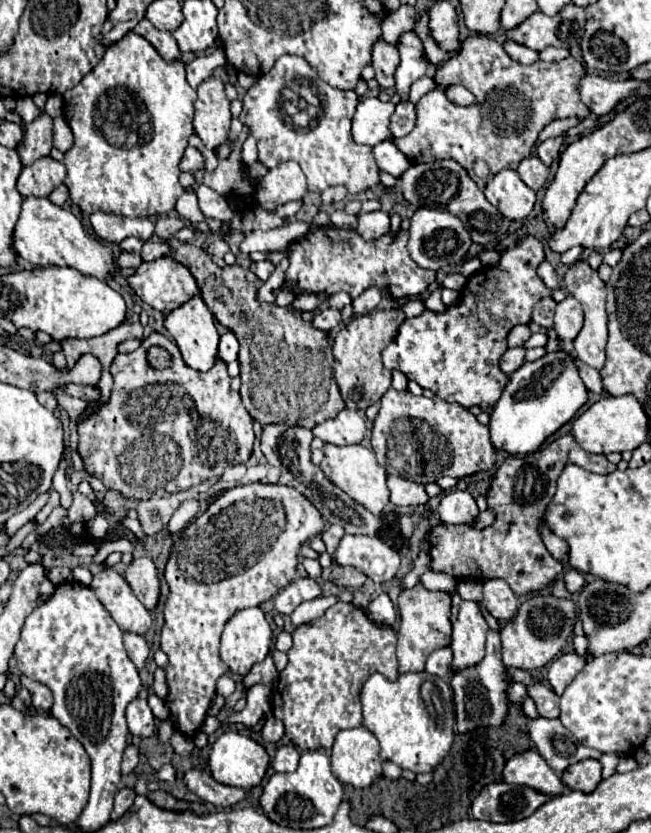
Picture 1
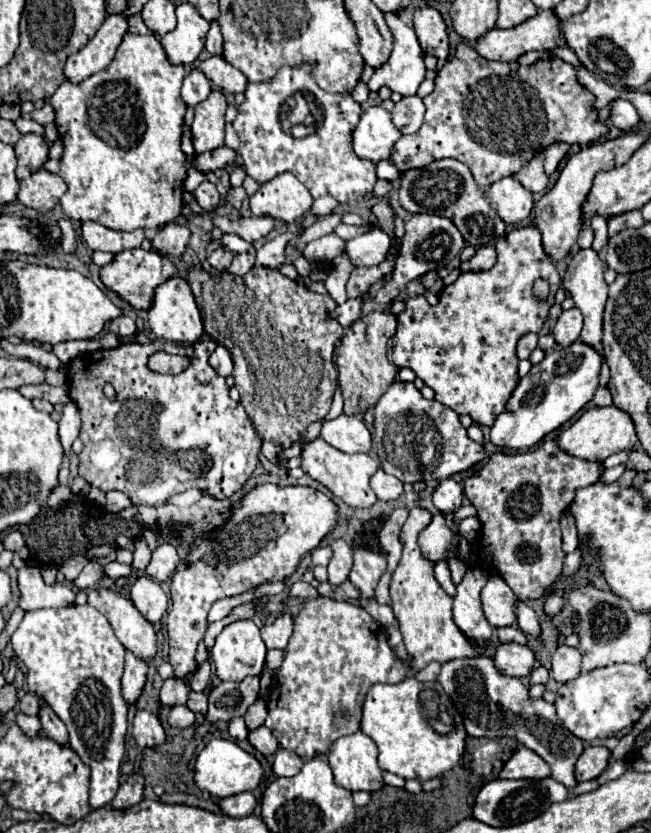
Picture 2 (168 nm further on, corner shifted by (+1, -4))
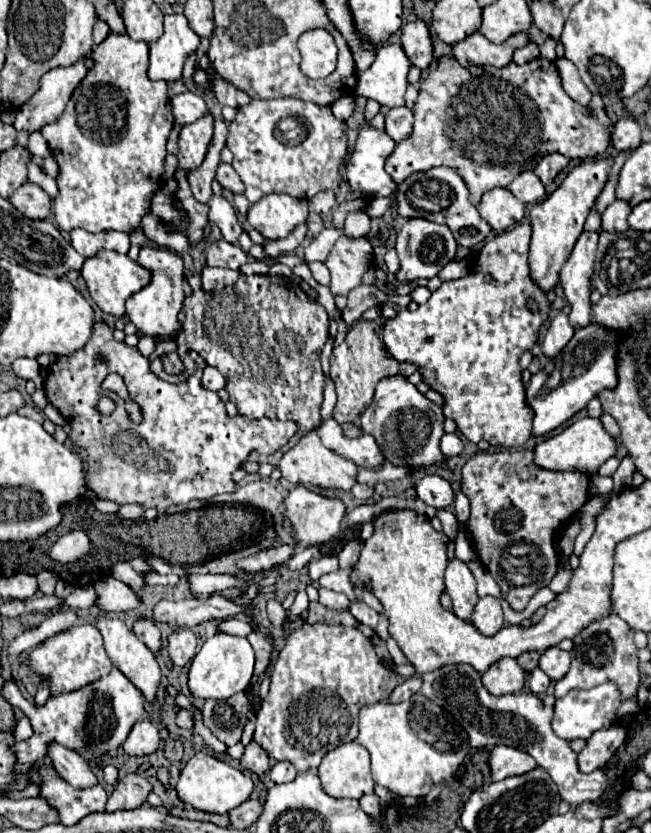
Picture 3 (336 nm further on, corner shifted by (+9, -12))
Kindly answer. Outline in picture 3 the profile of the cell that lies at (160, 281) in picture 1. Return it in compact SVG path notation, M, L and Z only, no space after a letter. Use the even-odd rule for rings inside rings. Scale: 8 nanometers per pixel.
M101 250L93 258L85 260L81 268L81 276L85 278L87 290L95 300L95 304L105 314L113 314L113 316L125 316L125 300L135 292L139 292L141 288L145 288L145 284L149 284L151 280L151 272L147 268L141 268L141 264L133 262L127 254L119 254L113 250Z

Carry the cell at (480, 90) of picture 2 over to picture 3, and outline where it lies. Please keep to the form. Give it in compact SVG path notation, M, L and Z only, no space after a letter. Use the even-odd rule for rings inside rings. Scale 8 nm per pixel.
M453 56L439 58L437 68L421 82L419 98L413 106L415 124L413 134L399 142L391 156L387 158L385 170L387 174L401 184L413 172L425 172L433 166L449 166L453 168L469 188L469 200L477 206L481 196L497 186L507 188L511 180L525 172L533 170L537 162L551 154L559 152L567 158L591 158L603 154L609 146L609 118L605 114L601 96L593 96L589 106L581 106L561 86L559 72L553 62L545 58L531 60L523 66L515 62L507 64L505 68L493 66L461 66Z

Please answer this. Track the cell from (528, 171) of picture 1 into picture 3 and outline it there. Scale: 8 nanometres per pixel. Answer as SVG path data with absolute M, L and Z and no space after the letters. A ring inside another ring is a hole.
M521 172L511 184L509 190L515 198L519 198L525 204L535 204L545 198L545 186L533 172Z

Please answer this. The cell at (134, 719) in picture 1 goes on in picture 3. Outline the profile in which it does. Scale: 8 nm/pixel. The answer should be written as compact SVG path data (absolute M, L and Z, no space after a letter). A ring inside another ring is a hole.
M141 720L133 726L133 730L129 732L123 750L127 756L147 756L153 754L159 746L159 730L155 724L151 724L149 720Z

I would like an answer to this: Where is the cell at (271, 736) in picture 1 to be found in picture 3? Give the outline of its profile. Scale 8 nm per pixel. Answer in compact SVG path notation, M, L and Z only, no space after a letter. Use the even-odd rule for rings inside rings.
M253 740L245 746L245 752L241 756L241 766L253 774L263 774L269 770L269 756L265 756L265 750Z

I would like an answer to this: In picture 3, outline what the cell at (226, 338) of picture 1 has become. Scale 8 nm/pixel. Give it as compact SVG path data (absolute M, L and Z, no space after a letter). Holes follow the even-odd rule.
M205 366L203 368L203 386L209 390L221 390L225 386L225 378L221 376L221 372L213 366Z

